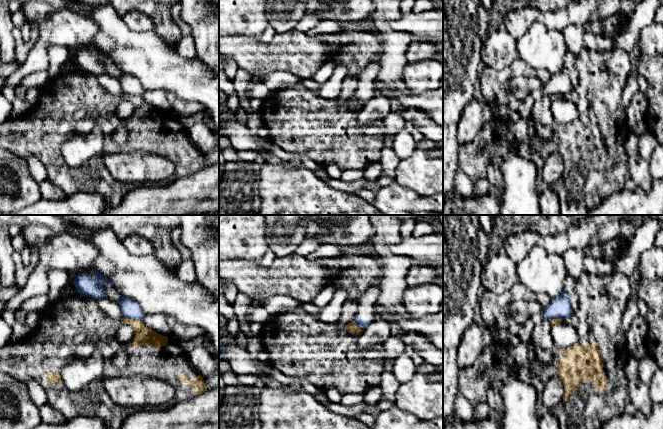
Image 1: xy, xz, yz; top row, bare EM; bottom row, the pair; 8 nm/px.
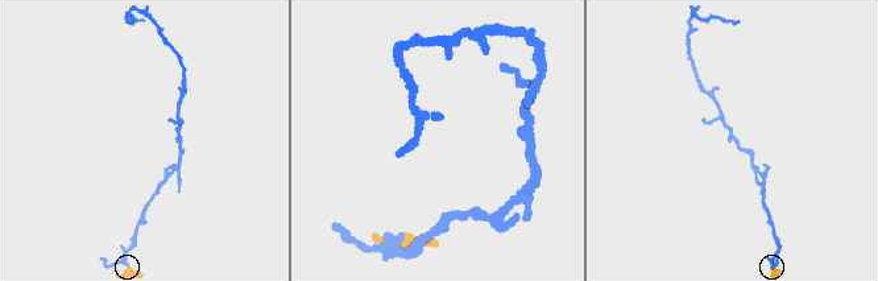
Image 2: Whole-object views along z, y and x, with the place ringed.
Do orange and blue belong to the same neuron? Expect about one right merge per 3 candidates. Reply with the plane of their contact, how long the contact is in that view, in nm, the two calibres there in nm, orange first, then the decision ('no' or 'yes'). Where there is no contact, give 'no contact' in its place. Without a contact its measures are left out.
contact in xy; length 150 nm; calibres 140 and 150 nm; no

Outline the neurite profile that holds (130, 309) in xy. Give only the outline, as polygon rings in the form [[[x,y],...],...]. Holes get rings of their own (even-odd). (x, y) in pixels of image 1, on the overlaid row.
[[[122,296],[117,303],[121,308],[124,318],[140,321],[143,320],[145,313],[143,312],[141,306],[133,299]]]

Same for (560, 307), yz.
[[[564,289],[560,296],[552,299],[550,304],[541,311],[546,319],[566,319],[573,313],[568,290]]]

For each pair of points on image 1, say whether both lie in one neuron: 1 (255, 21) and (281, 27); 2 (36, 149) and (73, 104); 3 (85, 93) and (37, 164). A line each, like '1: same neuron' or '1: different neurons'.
1: different neurons
2: same neuron
3: different neurons

